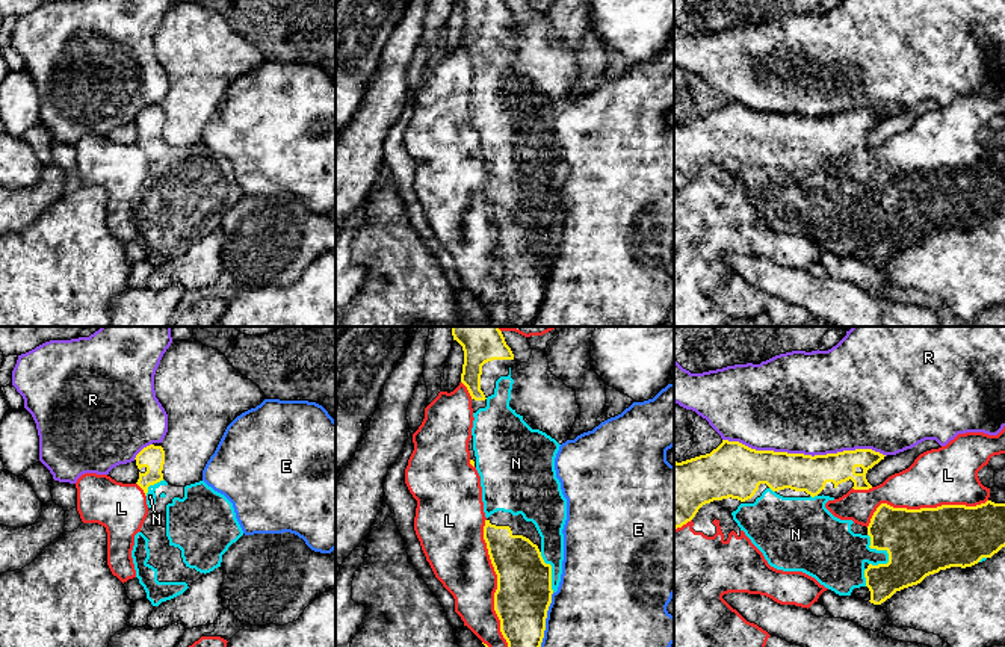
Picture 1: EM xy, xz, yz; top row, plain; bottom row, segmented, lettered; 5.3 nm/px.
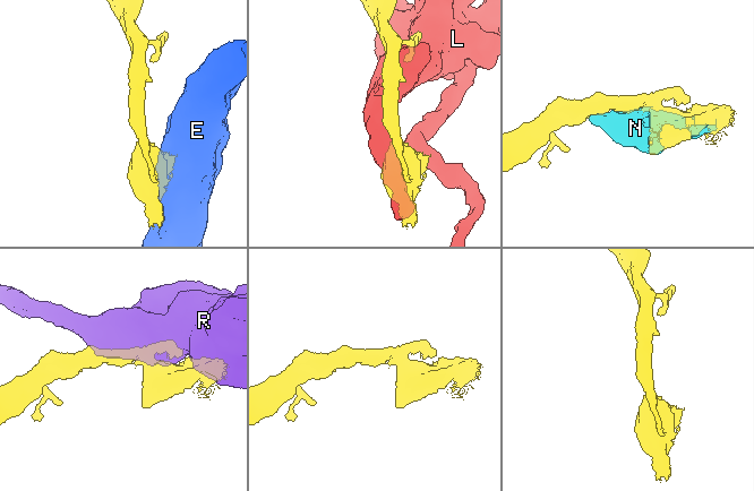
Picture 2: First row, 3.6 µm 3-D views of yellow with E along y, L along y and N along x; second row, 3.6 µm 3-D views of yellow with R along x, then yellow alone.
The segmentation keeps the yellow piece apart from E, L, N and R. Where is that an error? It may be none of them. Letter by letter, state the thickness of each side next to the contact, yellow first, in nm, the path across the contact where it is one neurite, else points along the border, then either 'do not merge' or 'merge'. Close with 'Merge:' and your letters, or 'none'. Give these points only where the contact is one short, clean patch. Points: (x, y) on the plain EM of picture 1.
E: calibres 300 and 500 nm; do not merge
L: calibres 300 and 300 nm; do not merge
N: calibres 360 and 320 nm; merge
R: calibres 200 and 500 nm; do not merge
Merge: N

